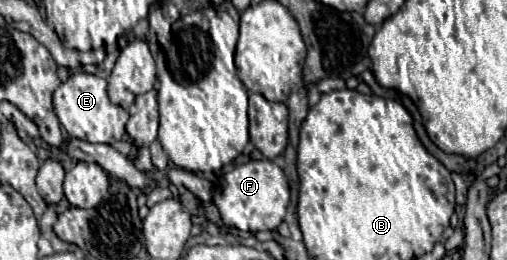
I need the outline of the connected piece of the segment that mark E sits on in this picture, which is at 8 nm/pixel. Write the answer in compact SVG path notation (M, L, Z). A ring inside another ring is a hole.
M75 72L69 76L67 82L63 82L55 94L53 94L53 110L61 122L61 126L67 130L71 138L87 140L87 142L101 142L101 144L113 144L121 140L125 134L125 124L129 114L121 108L109 102L107 98L107 82L95 74L87 72Z

